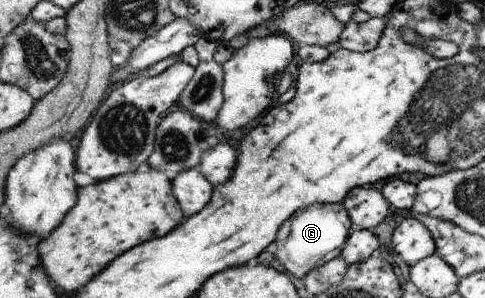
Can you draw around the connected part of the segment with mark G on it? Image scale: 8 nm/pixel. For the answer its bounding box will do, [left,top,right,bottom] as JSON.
[275,202,353,278]

